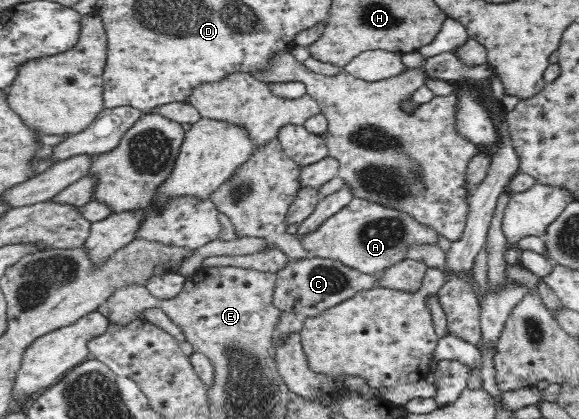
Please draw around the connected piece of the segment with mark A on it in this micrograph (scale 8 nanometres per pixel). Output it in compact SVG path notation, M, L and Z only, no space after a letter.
M354 197L344 209L298 238L304 251L313 257L342 262L366 275L378 275L387 267L407 259L415 245L438 245L440 236L433 227L418 222L404 211Z

